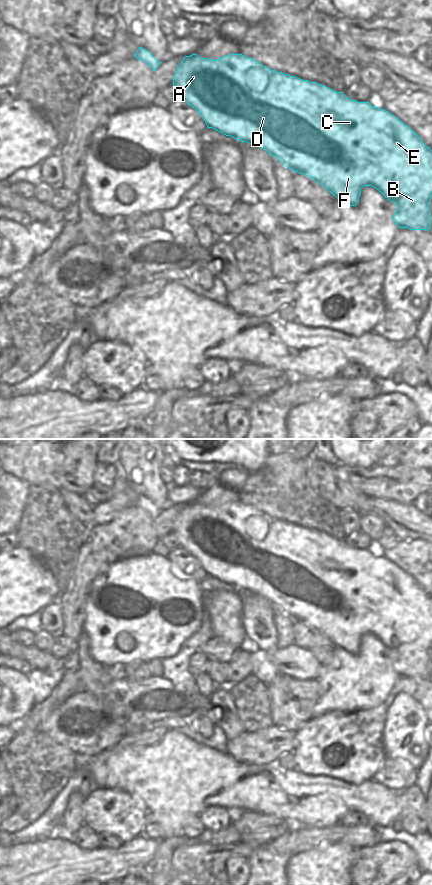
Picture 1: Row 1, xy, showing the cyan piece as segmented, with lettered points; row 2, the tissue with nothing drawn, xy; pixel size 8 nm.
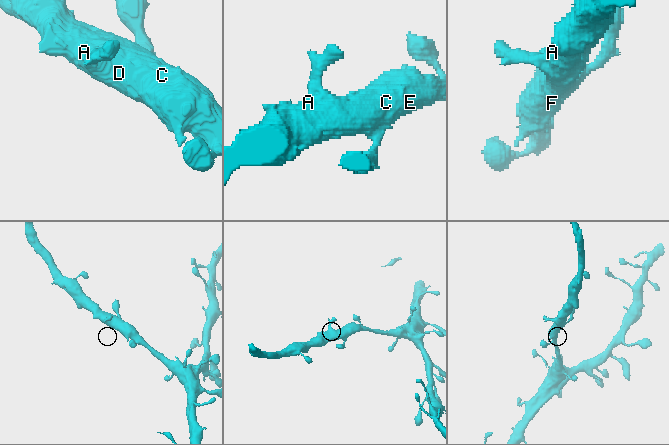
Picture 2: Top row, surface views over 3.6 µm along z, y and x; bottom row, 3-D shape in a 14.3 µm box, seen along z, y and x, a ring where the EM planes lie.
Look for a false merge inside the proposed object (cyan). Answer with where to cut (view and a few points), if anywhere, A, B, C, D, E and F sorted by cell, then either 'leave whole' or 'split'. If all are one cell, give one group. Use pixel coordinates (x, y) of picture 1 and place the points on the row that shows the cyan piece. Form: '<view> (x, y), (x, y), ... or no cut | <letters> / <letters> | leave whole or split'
no cut | A B C D E F | leave whole

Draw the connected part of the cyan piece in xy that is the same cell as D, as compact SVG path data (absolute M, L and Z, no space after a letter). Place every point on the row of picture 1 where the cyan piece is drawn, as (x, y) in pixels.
M197 54L185 56L177 67L177 71L173 77L173 86L181 95L181 100L201 115L207 128L212 128L226 136L266 150L271 156L278 158L284 166L293 172L298 172L312 178L324 186L333 196L340 198L350 206L356 206L359 203L361 189L364 186L372 186L387 200L397 205L397 211L393 215L393 221L399 228L425 231L431 229L429 203L432 199L432 150L423 143L421 138L409 126L390 112L372 106L369 102L350 100L343 92L336 92L322 84L270 70L256 60L242 54L230 54L216 60L202 58Z

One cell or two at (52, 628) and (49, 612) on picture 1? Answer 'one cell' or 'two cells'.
one cell

